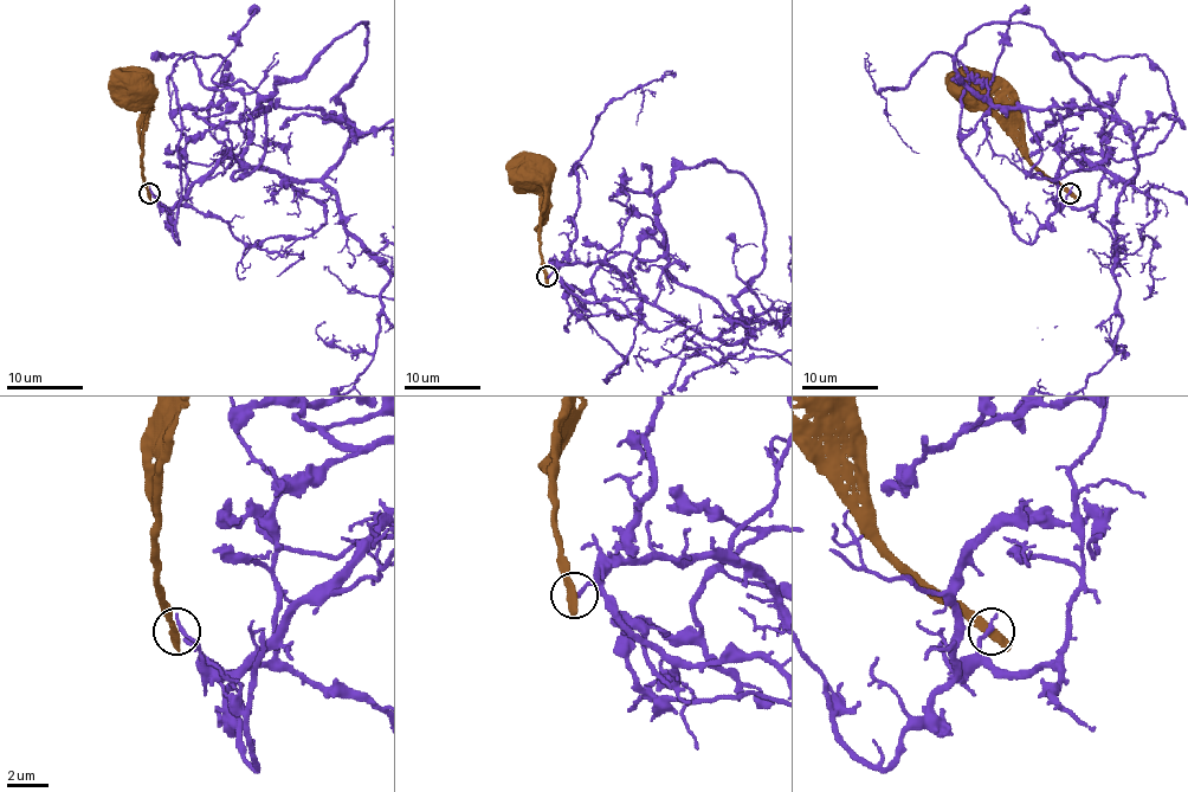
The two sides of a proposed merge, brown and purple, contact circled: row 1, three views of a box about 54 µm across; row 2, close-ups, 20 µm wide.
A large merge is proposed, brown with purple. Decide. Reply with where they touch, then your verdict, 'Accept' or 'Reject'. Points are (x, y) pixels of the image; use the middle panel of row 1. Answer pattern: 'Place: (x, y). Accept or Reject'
Place: (547, 276). Reject

